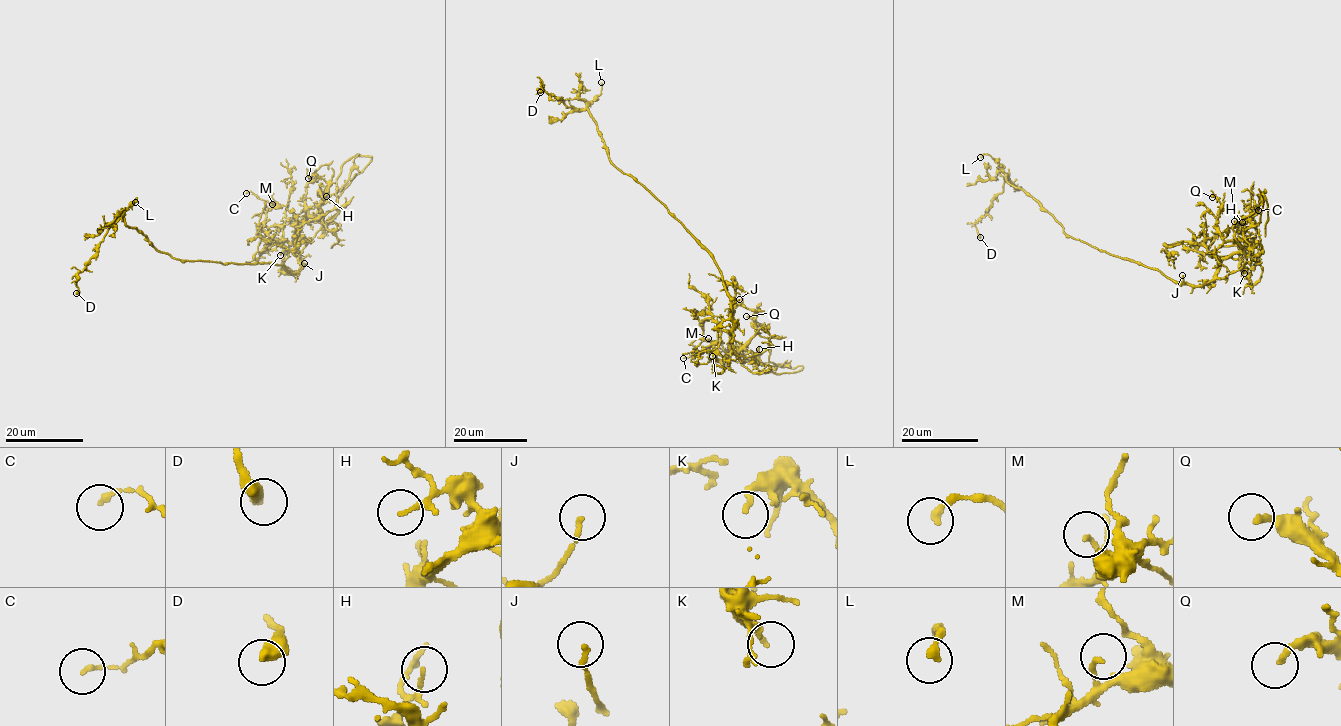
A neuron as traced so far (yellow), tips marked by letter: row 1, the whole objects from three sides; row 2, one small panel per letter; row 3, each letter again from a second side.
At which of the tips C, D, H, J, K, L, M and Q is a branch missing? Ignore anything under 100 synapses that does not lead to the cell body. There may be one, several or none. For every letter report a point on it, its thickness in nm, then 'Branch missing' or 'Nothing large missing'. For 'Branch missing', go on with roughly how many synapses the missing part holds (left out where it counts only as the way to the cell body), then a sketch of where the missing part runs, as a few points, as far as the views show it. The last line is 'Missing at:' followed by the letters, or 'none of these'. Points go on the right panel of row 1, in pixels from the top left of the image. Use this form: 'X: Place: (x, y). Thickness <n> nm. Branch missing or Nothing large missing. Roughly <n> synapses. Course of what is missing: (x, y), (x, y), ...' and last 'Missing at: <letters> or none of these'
C: Place: (1258, 210). Thickness 140 nm. Nothing large missing
D: Place: (980, 237). Thickness 400 nm. Nothing large missing
H: Place: (1242, 222). Thickness 100 nm. Nothing large missing
J: Place: (1182, 275). Thickness 130 nm. Nothing large missing
K: Place: (1244, 273). Thickness 150 nm. Nothing large missing
L: Place: (980, 157). Thickness 240 nm. Nothing large missing
M: Place: (1234, 221). Thickness 140 nm. Nothing large missing
Q: Place: (1212, 197). Thickness 200 nm. Nothing large missing
Missing at: none of these

